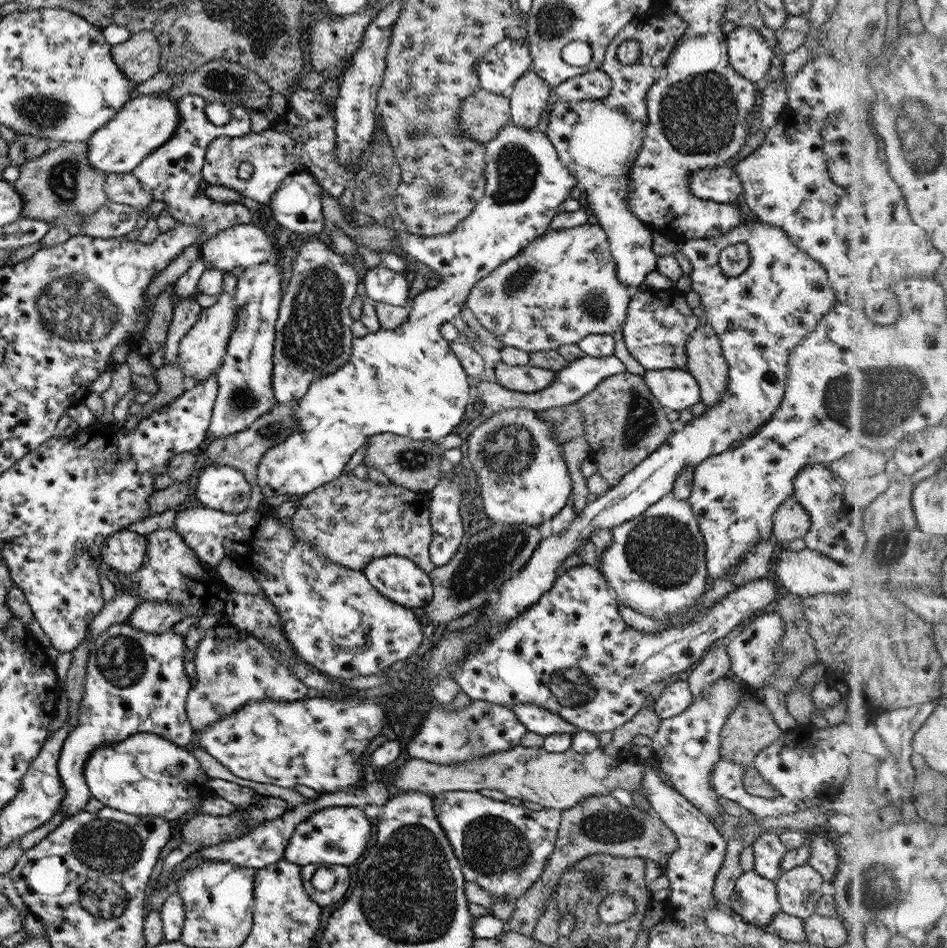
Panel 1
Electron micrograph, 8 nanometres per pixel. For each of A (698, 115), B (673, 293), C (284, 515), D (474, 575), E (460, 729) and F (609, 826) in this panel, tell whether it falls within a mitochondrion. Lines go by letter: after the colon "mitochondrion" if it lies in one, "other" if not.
A: mitochondrion
B: other
C: other
D: mitochondrion
E: mitochondrion
F: mitochondrion

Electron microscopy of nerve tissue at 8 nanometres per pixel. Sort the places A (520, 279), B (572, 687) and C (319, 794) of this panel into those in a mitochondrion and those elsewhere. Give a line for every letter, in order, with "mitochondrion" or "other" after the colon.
A: mitochondrion
B: mitochondrion
C: other

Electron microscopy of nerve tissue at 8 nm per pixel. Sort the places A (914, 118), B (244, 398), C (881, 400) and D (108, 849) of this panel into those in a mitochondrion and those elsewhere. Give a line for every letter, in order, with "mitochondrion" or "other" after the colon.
A: mitochondrion
B: mitochondrion
C: mitochondrion
D: mitochondrion

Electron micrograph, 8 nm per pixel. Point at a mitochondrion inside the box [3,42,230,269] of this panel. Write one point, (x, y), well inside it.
(48, 112)

